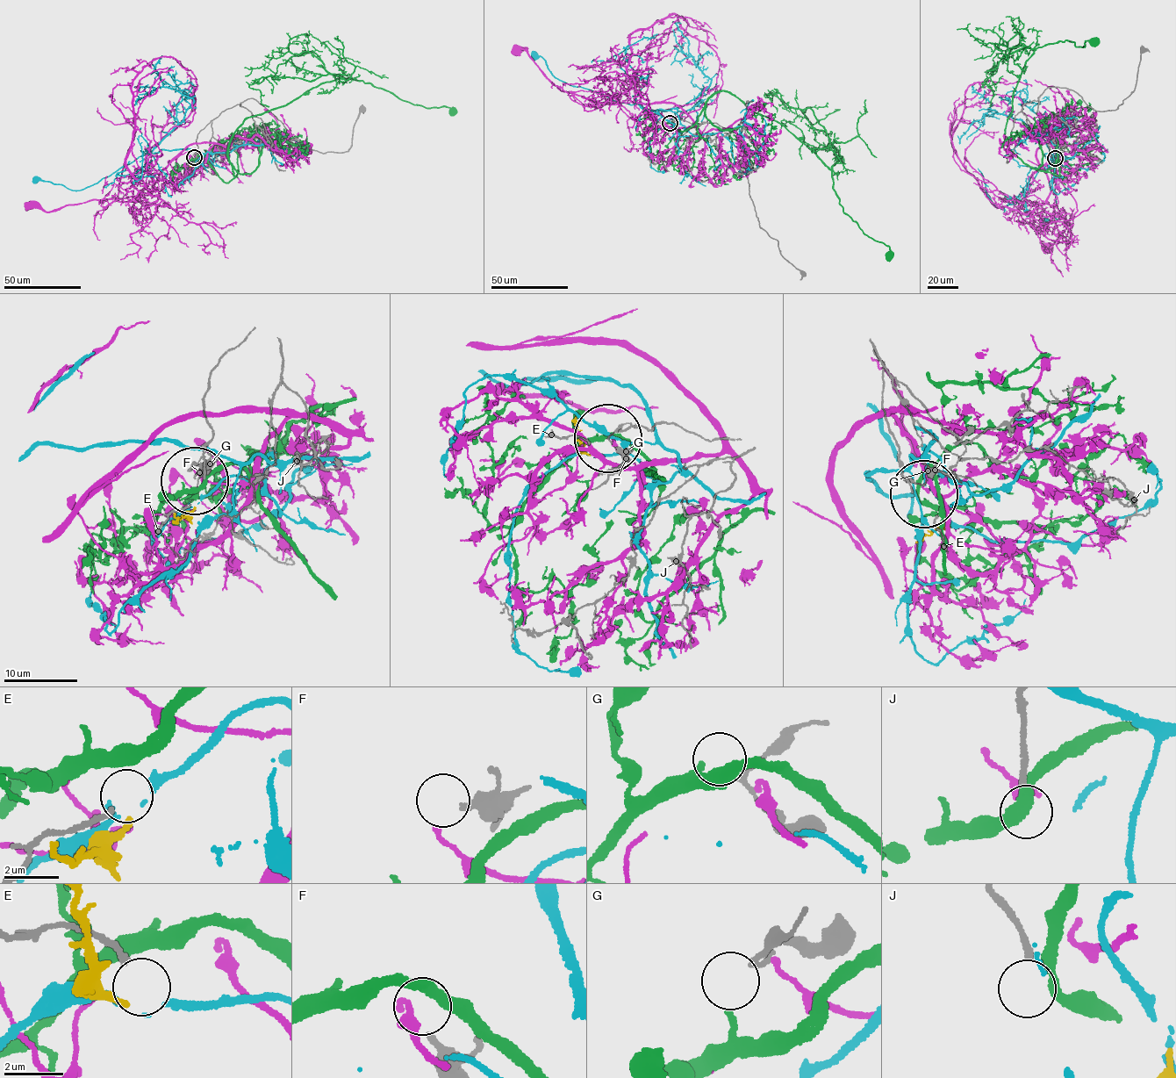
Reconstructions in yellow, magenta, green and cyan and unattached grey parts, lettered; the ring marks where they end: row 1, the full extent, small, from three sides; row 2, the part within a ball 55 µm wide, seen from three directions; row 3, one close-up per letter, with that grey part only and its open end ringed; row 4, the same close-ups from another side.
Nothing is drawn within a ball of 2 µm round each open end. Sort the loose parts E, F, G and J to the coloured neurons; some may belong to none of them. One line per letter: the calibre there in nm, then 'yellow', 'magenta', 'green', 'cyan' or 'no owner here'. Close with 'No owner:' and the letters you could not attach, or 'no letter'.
E: 200 nm thick; no owner here
F: 260 nm thick; no owner here
G: 220 nm thick; green
J: 220 nm thick; no owner here
No owner: E, F, J

